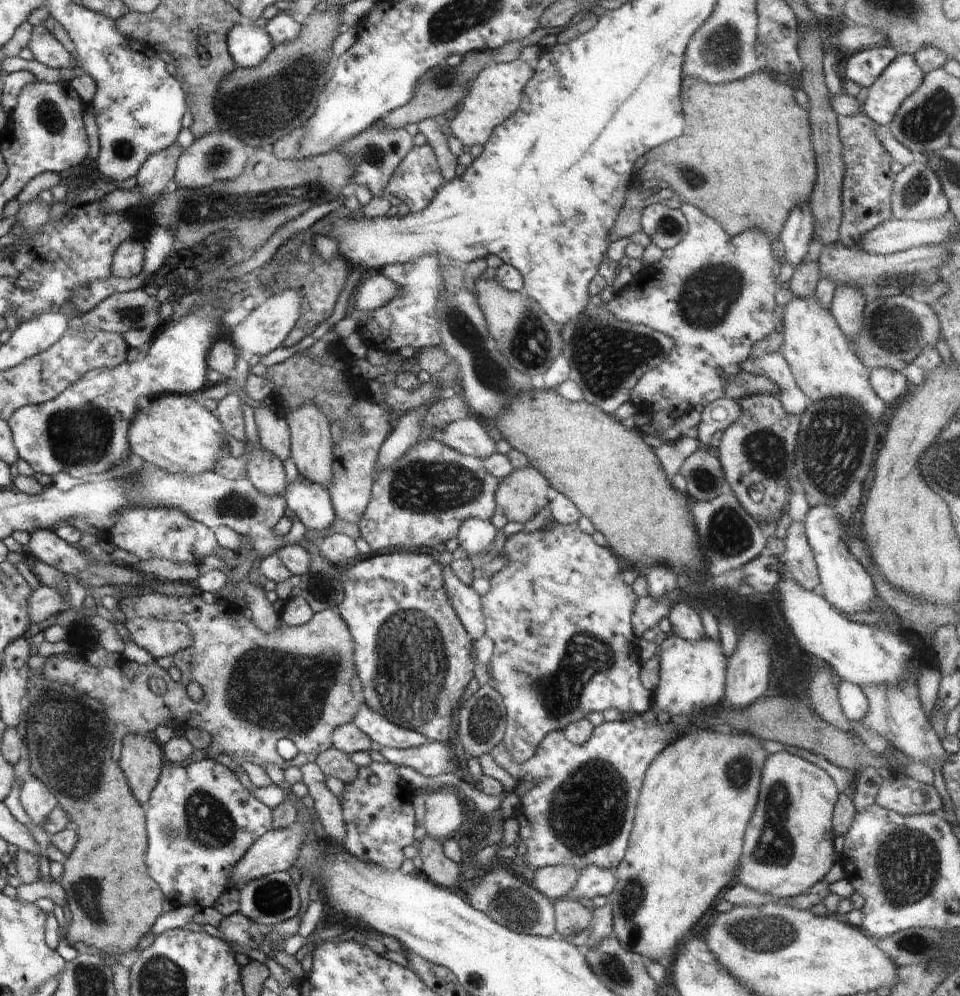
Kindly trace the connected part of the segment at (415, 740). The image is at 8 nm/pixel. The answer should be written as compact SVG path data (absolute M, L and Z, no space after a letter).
M366 702L358 706L358 714L352 720L354 726L359 728L367 737L380 746L390 746L396 749L416 748L426 742L428 738L422 736L419 732L396 726L382 718L381 714L374 712Z

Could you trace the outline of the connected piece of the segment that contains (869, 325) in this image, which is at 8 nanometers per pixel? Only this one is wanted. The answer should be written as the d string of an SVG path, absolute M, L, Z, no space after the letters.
M892 295L868 301L862 314L862 328L849 344L867 369L880 367L904 372L924 348L935 348L940 332L941 326L932 307L908 295Z

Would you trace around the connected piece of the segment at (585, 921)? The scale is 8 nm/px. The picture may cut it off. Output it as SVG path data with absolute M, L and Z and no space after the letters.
M560 898L554 901L555 930L556 935L574 936L580 930L589 928L594 910L582 905L579 901L568 898Z

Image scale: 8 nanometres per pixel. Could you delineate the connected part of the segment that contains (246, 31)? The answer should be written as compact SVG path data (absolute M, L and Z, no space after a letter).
M242 21L227 34L230 56L237 67L256 68L272 50L272 40L265 28Z

